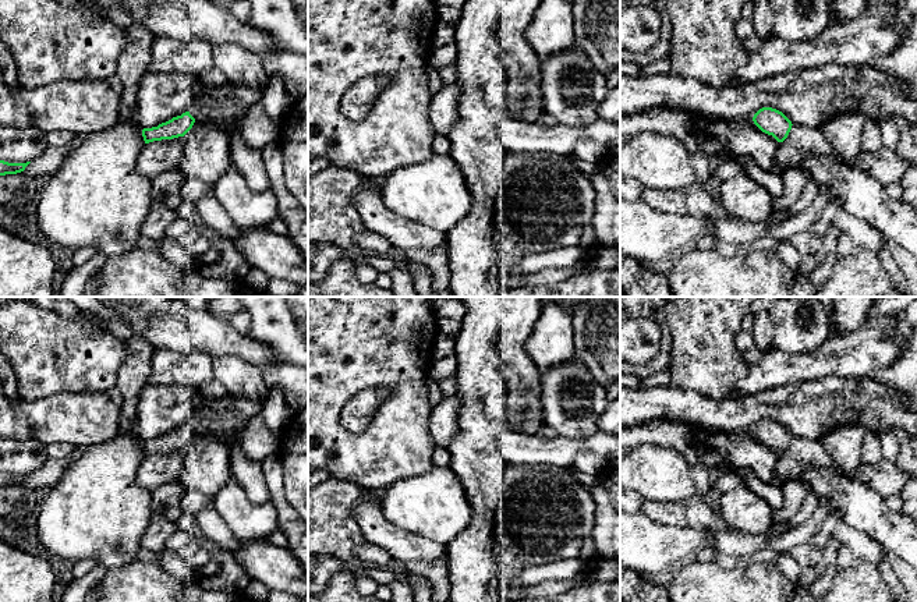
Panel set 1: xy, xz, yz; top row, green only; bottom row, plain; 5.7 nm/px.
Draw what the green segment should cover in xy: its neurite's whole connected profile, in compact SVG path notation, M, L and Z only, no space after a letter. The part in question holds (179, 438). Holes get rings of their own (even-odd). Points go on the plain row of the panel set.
M227 393L223 399L216 401L205 401L181 428L173 429L157 439L144 440L144 453L149 456L184 449L192 440L195 431L201 426L220 422L223 417L230 412L248 421L261 415L265 401L266 397L245 397L231 393Z

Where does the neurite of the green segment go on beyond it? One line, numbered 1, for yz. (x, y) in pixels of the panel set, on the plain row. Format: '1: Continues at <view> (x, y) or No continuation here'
1: No continuation here

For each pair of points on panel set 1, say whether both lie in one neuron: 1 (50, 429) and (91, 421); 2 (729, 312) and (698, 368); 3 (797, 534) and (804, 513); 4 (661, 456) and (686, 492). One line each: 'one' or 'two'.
1: one
2: one
3: two
4: one

